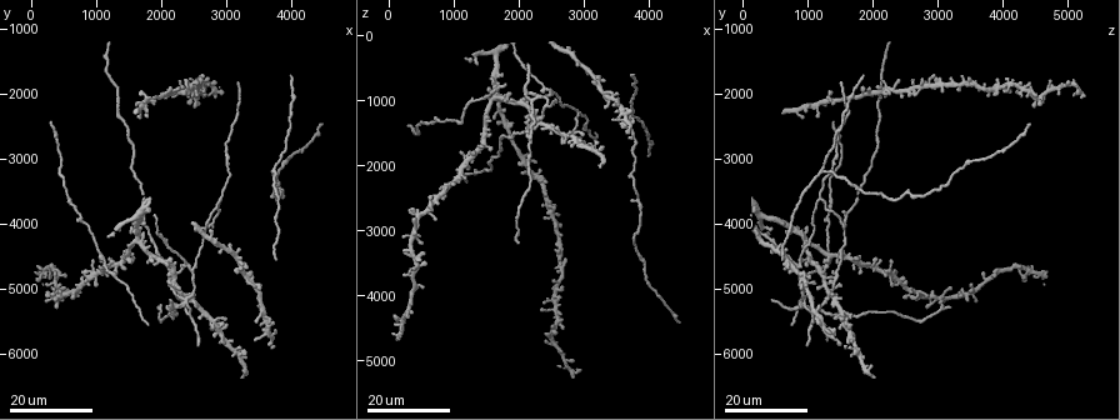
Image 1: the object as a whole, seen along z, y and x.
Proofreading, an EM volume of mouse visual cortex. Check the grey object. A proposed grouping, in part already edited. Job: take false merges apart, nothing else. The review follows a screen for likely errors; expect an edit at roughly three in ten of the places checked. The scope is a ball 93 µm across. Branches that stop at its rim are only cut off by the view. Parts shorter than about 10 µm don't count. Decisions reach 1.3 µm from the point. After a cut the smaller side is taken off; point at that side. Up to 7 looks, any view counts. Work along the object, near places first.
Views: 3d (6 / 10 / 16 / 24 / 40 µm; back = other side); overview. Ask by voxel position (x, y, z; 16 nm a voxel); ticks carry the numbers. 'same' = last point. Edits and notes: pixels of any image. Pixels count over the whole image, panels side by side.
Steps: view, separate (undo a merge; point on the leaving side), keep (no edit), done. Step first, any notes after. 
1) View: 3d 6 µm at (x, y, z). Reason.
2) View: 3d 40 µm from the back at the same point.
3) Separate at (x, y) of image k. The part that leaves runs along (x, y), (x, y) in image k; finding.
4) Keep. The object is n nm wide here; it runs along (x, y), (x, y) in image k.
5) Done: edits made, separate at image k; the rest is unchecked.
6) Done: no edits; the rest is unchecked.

View: 3d 24 µm at (3850, 3550, 2500). Sudden change in width.

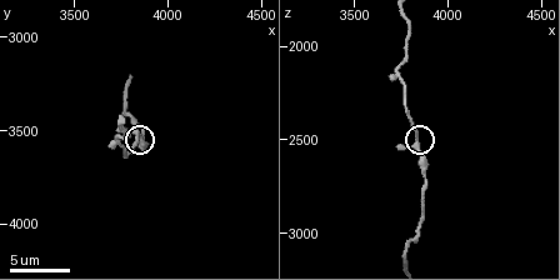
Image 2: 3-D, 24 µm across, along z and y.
View: 3d 6 µm at (3840, 3500, 2540).

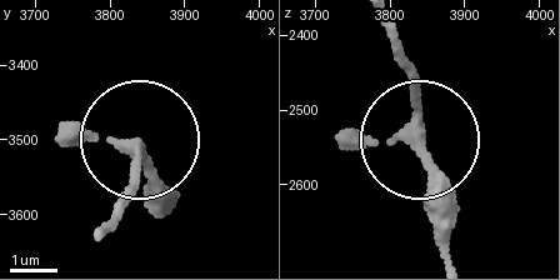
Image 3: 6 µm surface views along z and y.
Keep. 3 arms meet here; continuous, no second cell.

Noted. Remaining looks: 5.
View: 3d 16 µm at (2350, 5200, 950). Four or more arms meet.

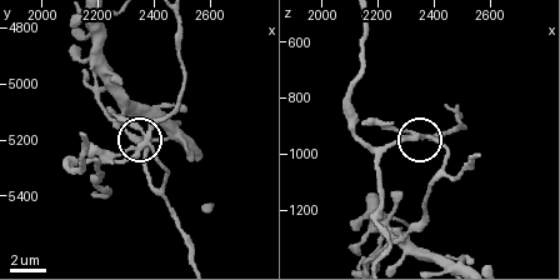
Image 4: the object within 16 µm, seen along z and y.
View: 3d 6 µm at (2350, 5210, 940).

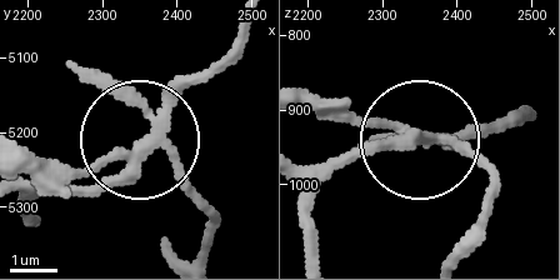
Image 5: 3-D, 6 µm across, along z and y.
Separate at (199, 75) of image 5. 4 arms meet here; the part that leaves runs along (160, 134), (173, 103), (240, 30) in image 5; two cells meet here.

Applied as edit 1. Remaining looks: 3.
View: 3d 24 µm at (2250, 5150, 1300). A fork.

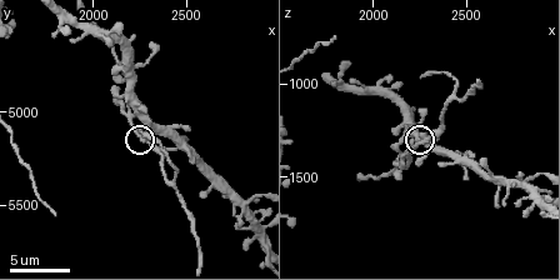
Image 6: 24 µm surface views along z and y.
View: 3d 6 µm at (2260, 5140, 1300).

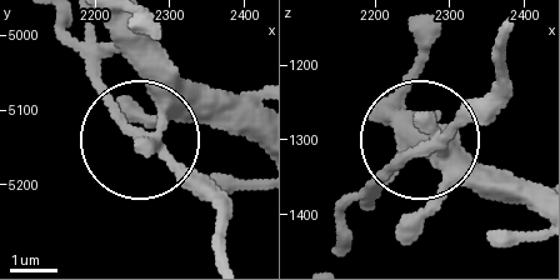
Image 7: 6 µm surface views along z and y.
Keep. 3 arms meet here; it runs along (251, 143), (191, 119), (156, 130), (156, 154), (224, 223) in image 7; all the same cell.

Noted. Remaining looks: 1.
Done: edits made, separate at image 5; the rest is unchecked.

